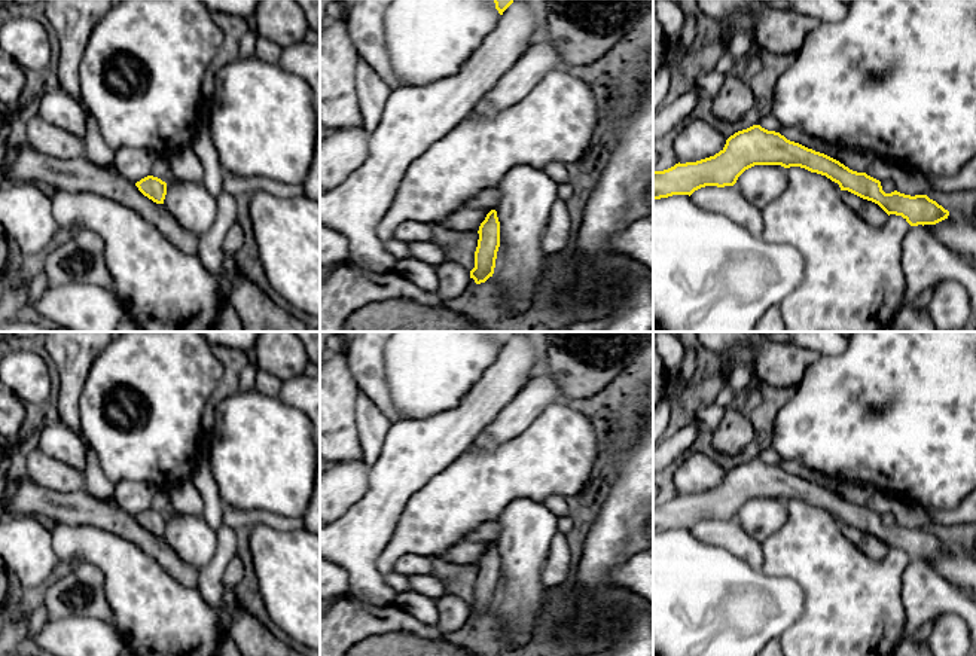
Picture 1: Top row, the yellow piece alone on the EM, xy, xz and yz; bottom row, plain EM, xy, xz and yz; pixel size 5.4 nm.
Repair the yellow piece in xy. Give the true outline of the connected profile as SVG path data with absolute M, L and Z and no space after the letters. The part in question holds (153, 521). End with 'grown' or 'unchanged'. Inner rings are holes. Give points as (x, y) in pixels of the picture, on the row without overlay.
M147 509L135 516L138 524L152 533L156 537L164 537L165 528L167 528L167 516L162 515L158 510Z; unchanged

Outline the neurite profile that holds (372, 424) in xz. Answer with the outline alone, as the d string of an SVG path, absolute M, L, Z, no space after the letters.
M359 393L356 400L356 421L363 451L363 461L367 466L372 466L381 455L391 421L363 393Z

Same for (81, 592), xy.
M85 562L46 589L43 605L48 610L48 620L70 616L95 617L106 622L113 619L104 594L104 576L100 568Z

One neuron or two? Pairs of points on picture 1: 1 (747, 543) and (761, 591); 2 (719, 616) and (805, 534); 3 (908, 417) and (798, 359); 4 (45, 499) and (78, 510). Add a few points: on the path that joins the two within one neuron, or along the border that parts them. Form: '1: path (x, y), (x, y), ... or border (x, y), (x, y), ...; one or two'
1: border (725, 549), (759, 570); two
2: border (761, 568), (769, 576), (789, 576), (798, 583); two
3: border (820, 356), (805, 371), (795, 388); two
4: path (52, 505), (70, 507); one

